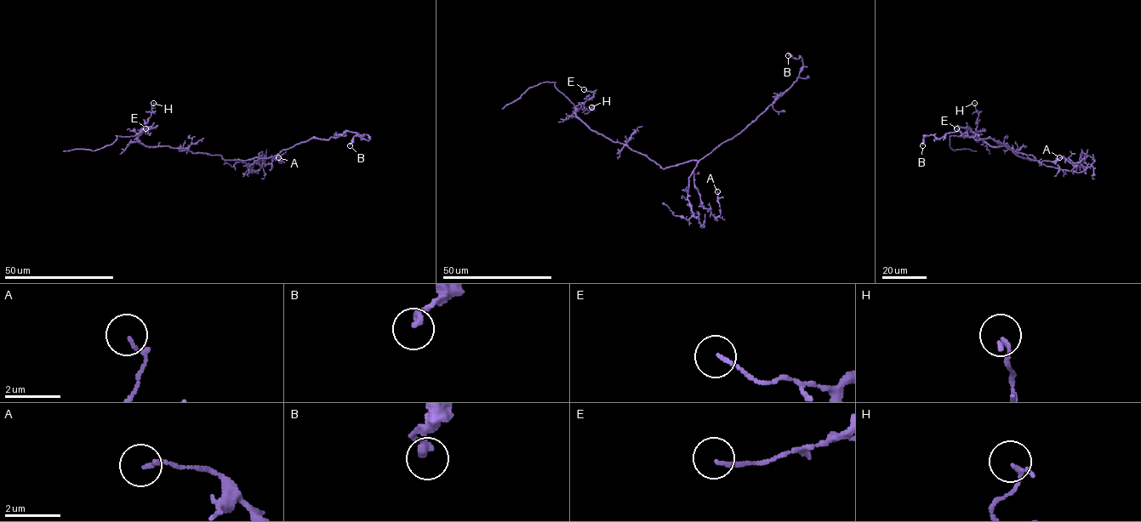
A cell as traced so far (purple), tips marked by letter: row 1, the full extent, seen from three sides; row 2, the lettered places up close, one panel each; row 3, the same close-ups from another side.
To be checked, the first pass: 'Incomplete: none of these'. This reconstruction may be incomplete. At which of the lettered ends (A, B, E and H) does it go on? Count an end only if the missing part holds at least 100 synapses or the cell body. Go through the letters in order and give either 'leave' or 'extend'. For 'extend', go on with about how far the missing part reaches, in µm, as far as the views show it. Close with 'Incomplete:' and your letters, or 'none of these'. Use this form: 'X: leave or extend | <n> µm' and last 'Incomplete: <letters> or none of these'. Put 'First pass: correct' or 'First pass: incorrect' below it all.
A: leave
B: leave
E: leave
H: leave
Incomplete: none of these
First pass: correct

